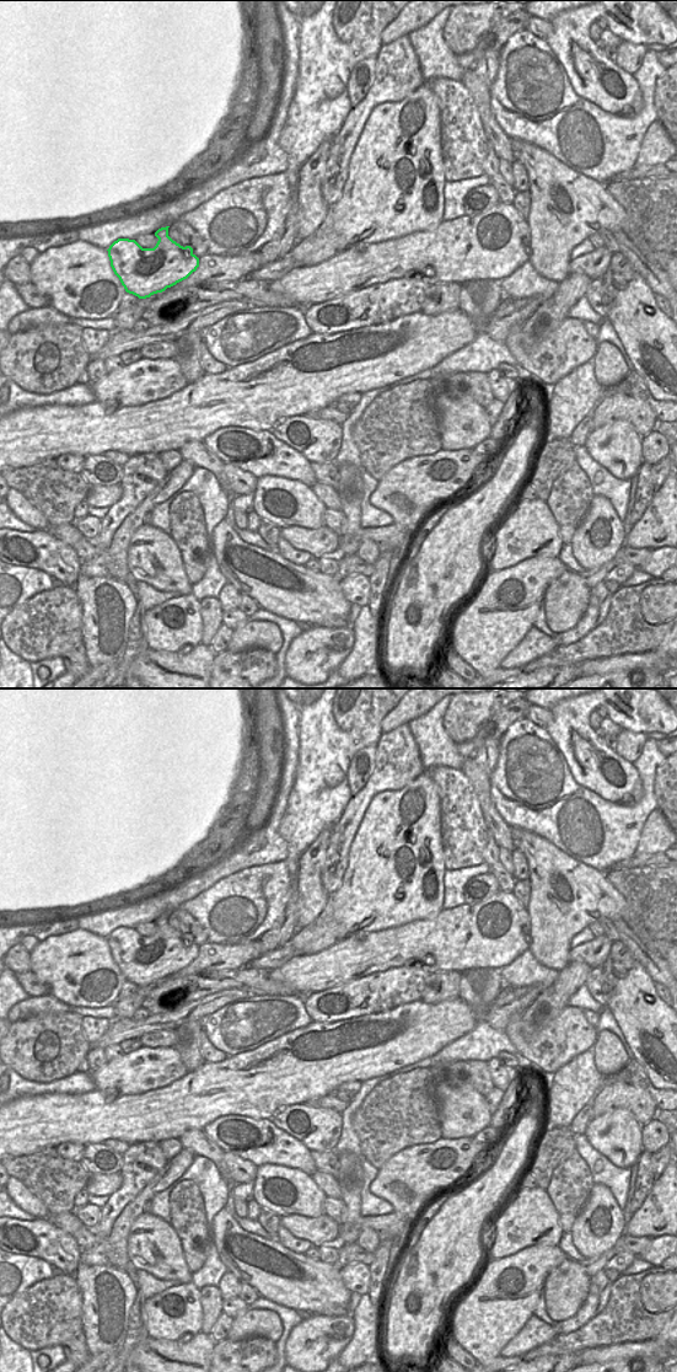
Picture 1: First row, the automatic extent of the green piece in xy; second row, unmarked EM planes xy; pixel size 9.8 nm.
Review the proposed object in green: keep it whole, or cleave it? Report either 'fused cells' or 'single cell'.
single cell

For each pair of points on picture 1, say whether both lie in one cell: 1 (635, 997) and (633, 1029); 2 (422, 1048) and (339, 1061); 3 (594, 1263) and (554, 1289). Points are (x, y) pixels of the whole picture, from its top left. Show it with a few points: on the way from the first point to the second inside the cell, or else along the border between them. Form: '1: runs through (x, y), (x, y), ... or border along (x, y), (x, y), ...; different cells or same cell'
1: runs through (635, 1005), (635, 1022); same cell
2: runs through (401, 1048), (372, 1048), (360, 1051); same cell
3: border along (578, 1261), (590, 1277); different cells

